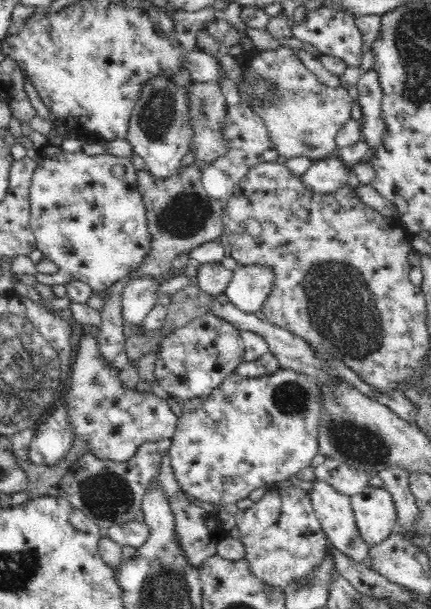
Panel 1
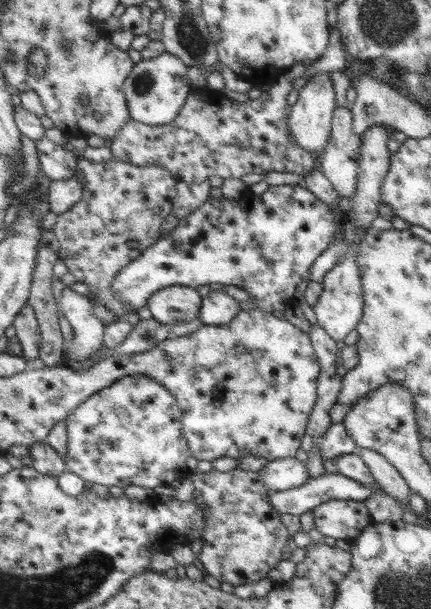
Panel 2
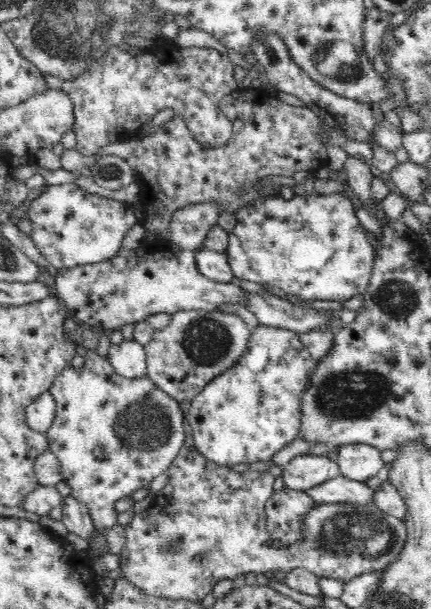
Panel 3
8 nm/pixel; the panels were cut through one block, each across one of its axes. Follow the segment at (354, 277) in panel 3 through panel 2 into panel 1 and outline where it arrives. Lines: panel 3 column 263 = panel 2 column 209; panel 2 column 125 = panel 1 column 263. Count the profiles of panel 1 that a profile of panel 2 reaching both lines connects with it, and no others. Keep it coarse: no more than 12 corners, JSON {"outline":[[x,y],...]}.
{"outline":[[264,266],[234,270],[228,300],[248,314],[262,310],[274,274]]}

